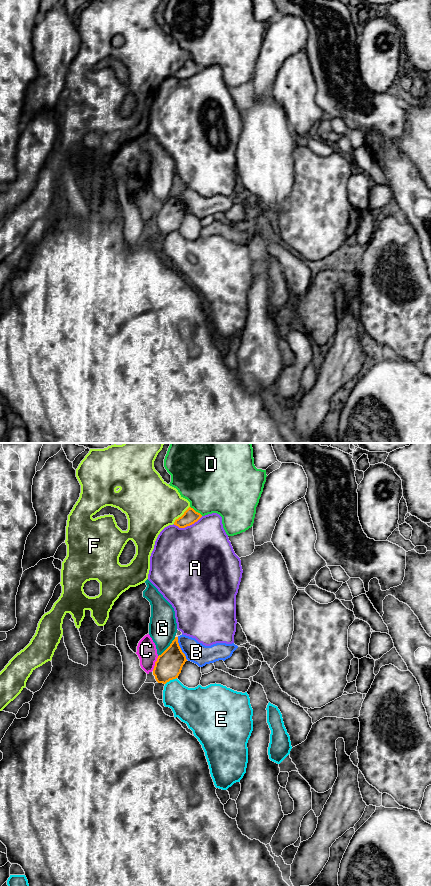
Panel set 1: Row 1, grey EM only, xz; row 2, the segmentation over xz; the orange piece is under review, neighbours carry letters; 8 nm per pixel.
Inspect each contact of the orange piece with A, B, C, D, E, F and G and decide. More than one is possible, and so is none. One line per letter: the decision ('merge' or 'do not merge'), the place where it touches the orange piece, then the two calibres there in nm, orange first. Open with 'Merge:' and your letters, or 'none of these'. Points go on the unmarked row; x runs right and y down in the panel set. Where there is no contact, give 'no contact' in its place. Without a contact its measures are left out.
Merge: none of these
A: do not merge; meets orange in xz at (187, 77); 120 nm thick on the orange side, 480 nm on the other
B: do not merge; meets orange in xz at (180, 200); 220 nm thick on the orange side, 170 nm on the other
C: do not merge; meets orange in xz at (155, 215); 220 nm thick on the orange side, 160 nm on the other
D: do not merge; meets orange in xz at (195, 63); 120 nm thick on the orange side, 440 nm on the other
E: do not merge; meets orange in xz at (170, 231); 220 nm thick on the orange side, 280 nm on the other
F: do not merge; meets orange in xz at (182, 67); 120 nm thick on the orange side, 400 nm on the other
G: do not merge; meets orange in xz at (168, 199); 220 nm thick on the orange side, 220 nm on the other

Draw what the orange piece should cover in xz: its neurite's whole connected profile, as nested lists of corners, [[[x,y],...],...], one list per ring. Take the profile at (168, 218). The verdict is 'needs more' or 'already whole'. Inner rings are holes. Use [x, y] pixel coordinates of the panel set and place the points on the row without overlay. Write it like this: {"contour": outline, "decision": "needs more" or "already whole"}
{"contour": [[[175,189],[170,198],[158,208],[155,214],[153,227],[156,233],[166,236],[170,232],[178,230],[186,213],[186,208],[179,198],[178,189]]], "decision": "already whole"}

